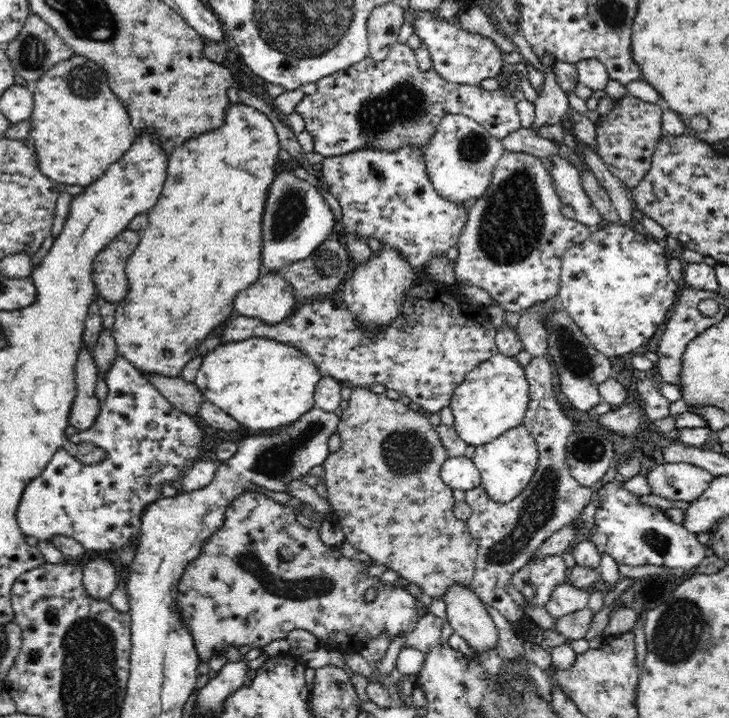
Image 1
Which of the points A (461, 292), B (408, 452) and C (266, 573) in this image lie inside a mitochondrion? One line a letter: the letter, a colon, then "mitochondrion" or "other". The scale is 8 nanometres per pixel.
A: other
B: mitochondrion
C: mitochondrion

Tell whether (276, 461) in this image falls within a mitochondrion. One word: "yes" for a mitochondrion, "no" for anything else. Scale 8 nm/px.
yes

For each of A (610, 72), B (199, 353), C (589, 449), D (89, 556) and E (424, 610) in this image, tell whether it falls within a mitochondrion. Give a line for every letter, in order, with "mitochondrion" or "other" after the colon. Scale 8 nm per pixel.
A: other
B: other
C: mitochondrion
D: other
E: other

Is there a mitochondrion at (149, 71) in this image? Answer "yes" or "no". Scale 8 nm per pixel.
no

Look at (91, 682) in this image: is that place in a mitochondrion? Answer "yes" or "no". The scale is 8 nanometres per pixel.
yes

